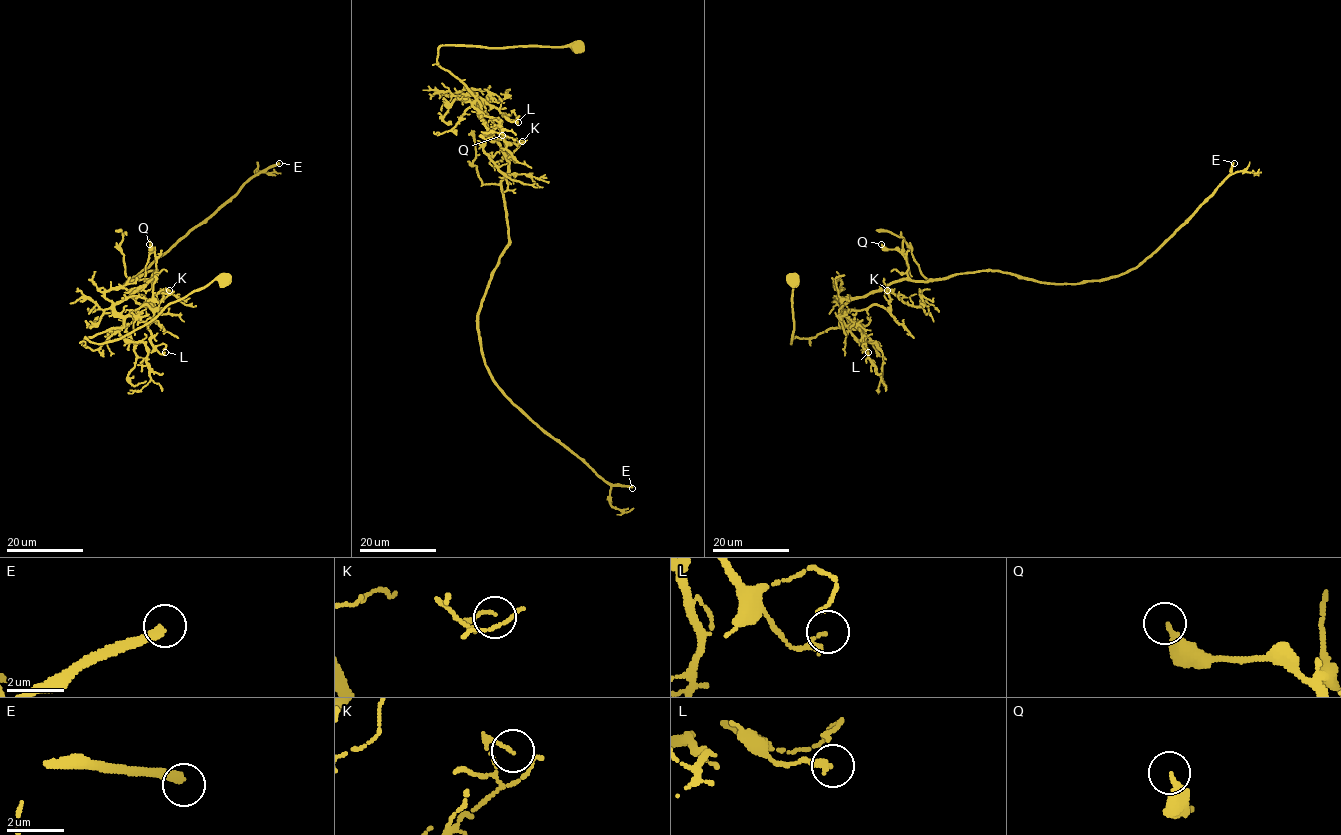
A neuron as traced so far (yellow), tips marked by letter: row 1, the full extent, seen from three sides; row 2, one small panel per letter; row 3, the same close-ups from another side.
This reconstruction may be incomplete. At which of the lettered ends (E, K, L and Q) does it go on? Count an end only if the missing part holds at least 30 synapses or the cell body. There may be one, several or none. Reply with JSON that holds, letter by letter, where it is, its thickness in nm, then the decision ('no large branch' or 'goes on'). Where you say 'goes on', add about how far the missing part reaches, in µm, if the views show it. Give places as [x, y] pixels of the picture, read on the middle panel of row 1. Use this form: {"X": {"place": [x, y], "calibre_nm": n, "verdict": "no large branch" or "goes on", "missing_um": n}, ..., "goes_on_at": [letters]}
{"E": {"place": [632, 488], "calibre_nm": 240, "verdict": "goes on", "missing_um": 60}, "K": {"place": [522, 141], "calibre_nm": 90, "verdict": "no large branch"}, "L": {"place": [518, 122], "calibre_nm": 220, "verdict": "no large branch"}, "Q": {"place": [502, 135], "calibre_nm": 280, "verdict": "no large branch"}, "goes_on_at": ["E"]}

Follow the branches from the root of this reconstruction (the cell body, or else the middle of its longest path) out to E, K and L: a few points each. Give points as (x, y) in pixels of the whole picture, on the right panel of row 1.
E: (794, 280), (791, 343), (842, 328), (844, 305), (903, 279), (1115, 277), (1234, 163)
K: (794, 280), (791, 343), (842, 328), (850, 310), (872, 305), (887, 309), (887, 290)
L: (794, 280), (791, 343), (842, 328), (847, 316), (857, 325), (868, 352)

